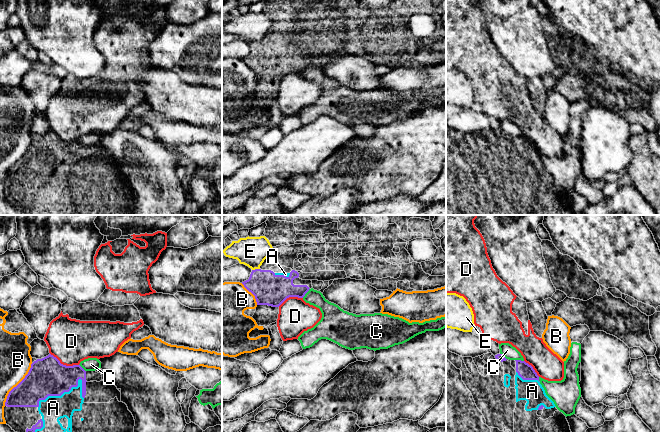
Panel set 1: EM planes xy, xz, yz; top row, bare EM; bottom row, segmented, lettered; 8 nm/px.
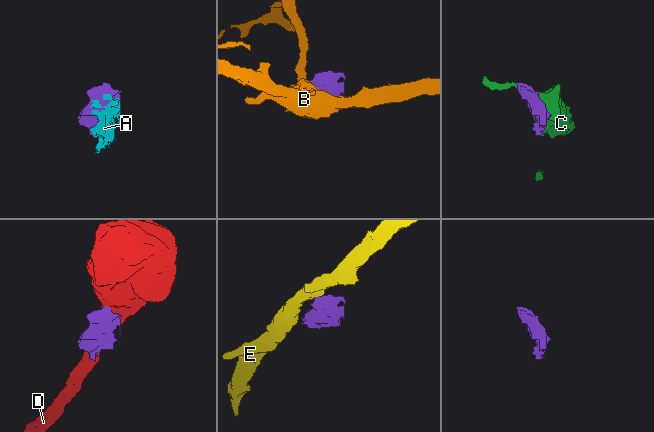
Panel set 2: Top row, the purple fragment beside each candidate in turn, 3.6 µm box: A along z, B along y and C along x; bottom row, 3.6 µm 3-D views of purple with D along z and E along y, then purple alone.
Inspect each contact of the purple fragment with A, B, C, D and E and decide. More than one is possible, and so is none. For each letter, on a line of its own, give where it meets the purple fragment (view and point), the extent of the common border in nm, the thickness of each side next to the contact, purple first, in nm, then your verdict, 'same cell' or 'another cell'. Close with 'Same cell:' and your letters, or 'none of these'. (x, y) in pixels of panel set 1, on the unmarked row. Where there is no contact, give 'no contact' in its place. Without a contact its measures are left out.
A: contact xy (59, 171); length 420 nm; calibres 300 and 200 nm; same cell
B: contact xy (18, 160); length 420 nm; calibres 300 and 260 nm; another cell
C: contact xz (306, 68); length 100 nm; calibres 240 and 140 nm; another cell
D: contact xy (64, 141); length 260 nm; calibres 300 and 360 nm; another cell
E: contact xz (255, 45); length 70 nm; calibres 260 and 240 nm; another cell
Same cell: A

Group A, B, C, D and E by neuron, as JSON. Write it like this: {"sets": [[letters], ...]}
{"sets": [["A"], ["B"], ["C"], ["D"], ["E"]]}

